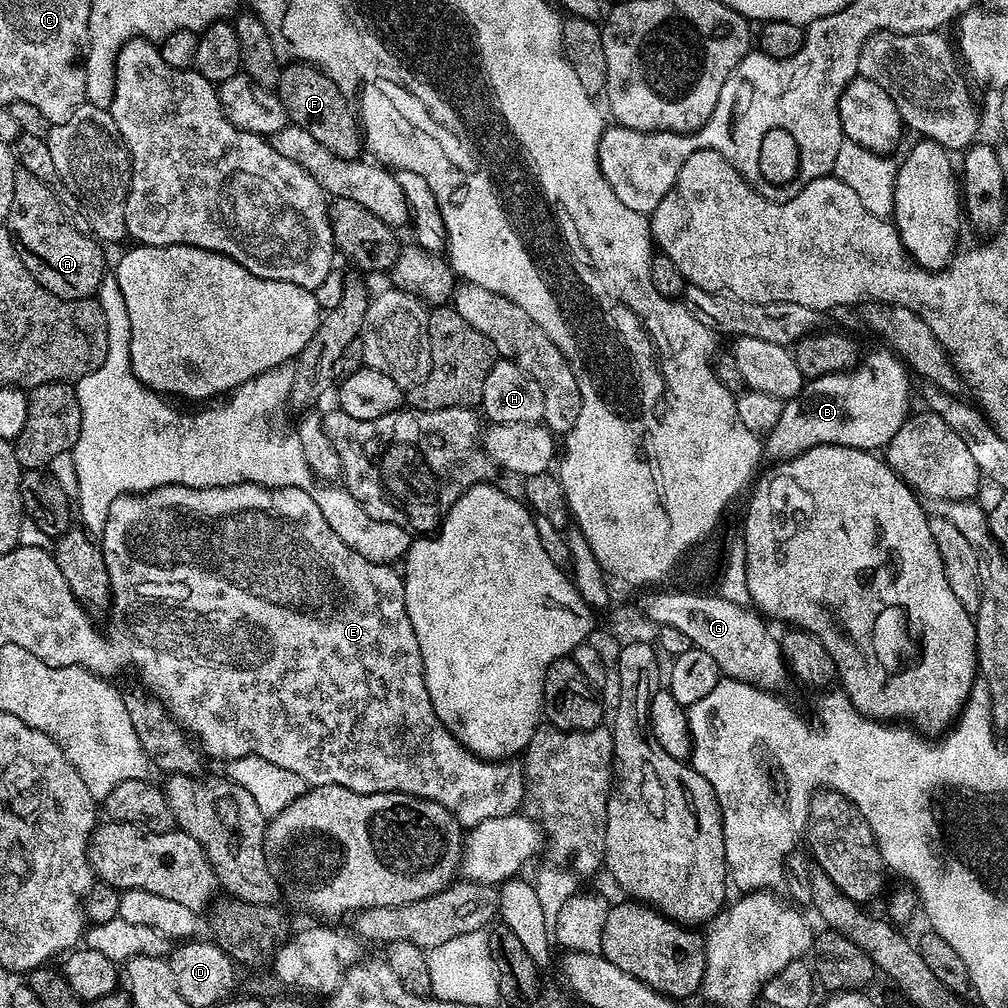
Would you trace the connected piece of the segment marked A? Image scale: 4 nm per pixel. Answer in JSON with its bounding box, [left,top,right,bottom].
[6,170,106,300]

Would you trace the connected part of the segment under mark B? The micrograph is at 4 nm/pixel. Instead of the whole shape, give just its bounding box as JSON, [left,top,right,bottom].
[762,346,909,461]

